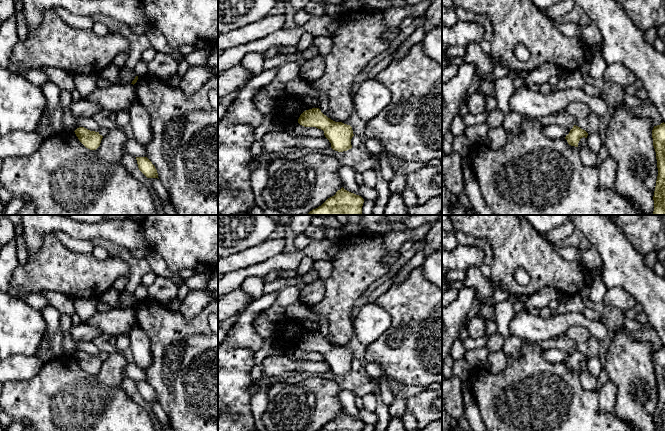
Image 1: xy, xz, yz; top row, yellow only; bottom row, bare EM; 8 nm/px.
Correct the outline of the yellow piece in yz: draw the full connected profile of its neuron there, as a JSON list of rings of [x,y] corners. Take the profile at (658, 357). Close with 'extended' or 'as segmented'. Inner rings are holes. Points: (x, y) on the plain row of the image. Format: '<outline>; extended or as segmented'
[[[665,347],[654,350],[653,370],[656,376],[658,400],[654,415],[654,431],[665,431]]]; as segmented

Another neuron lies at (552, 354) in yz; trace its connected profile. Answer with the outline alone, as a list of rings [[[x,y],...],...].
[[[554,348],[544,350],[542,356],[548,361],[566,361],[571,353],[567,351],[561,351]]]

